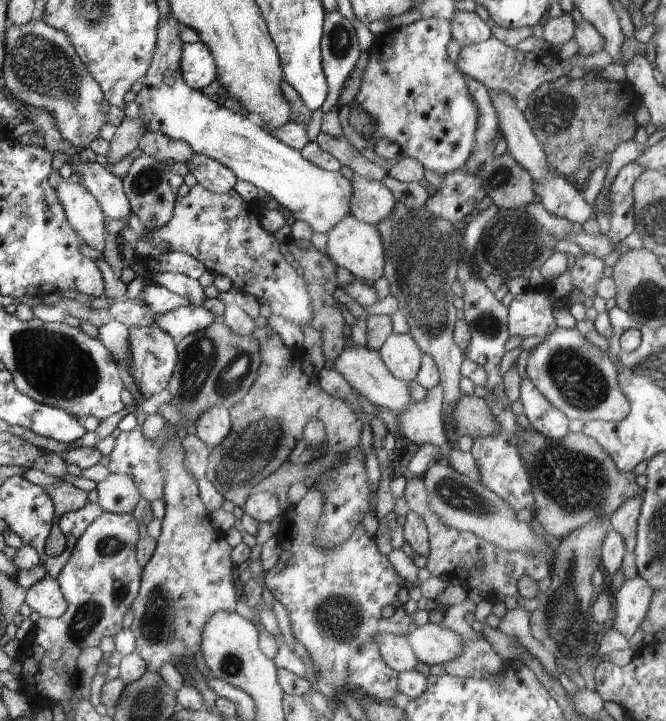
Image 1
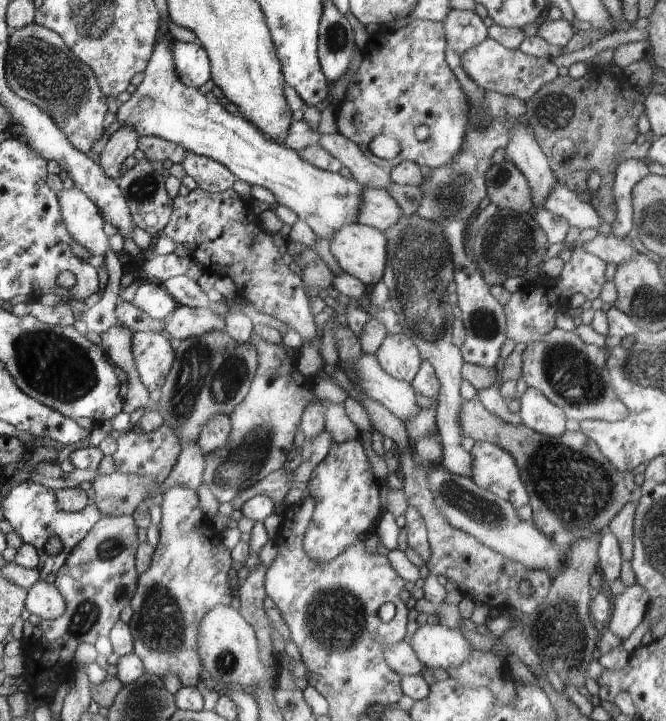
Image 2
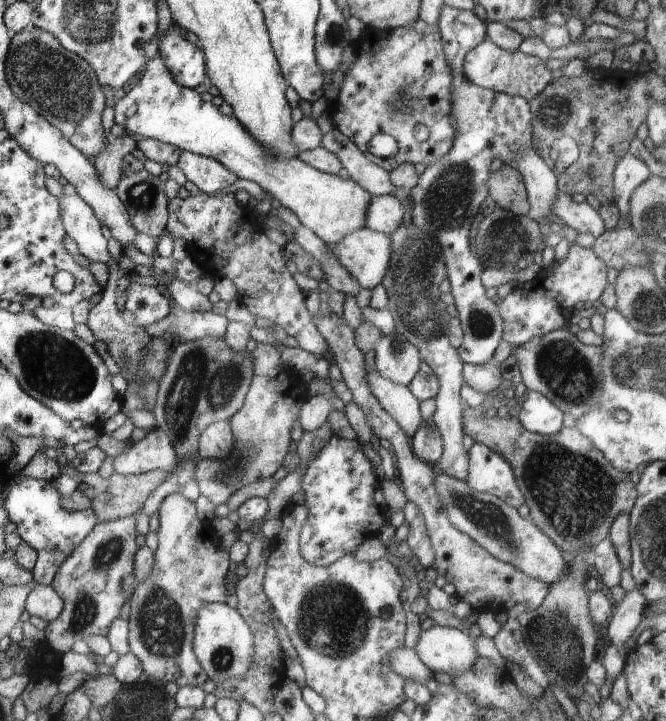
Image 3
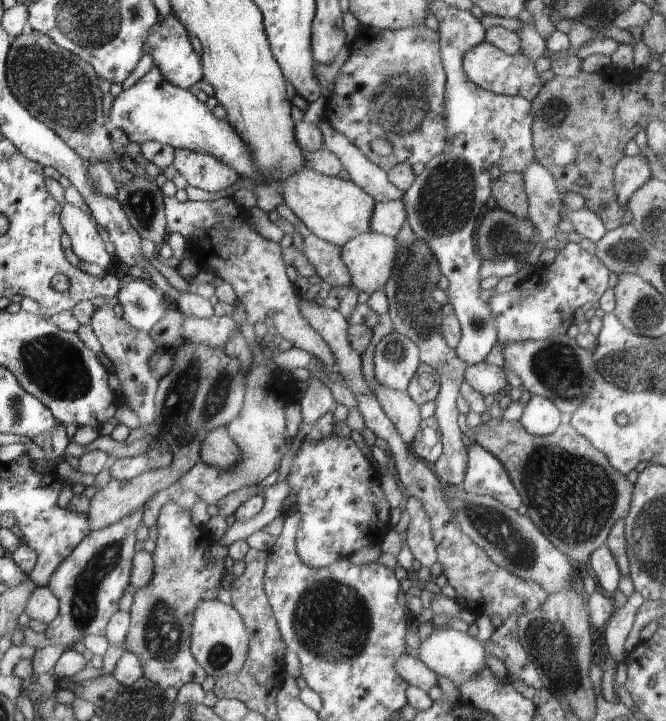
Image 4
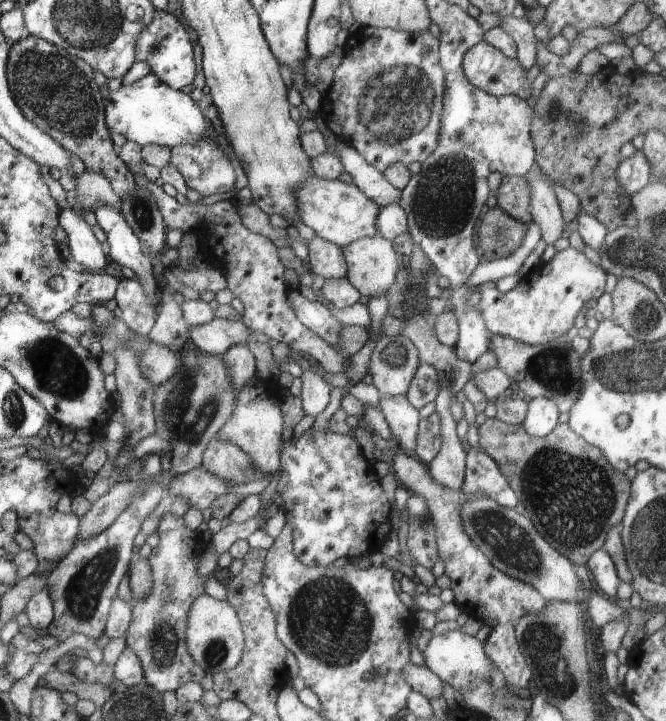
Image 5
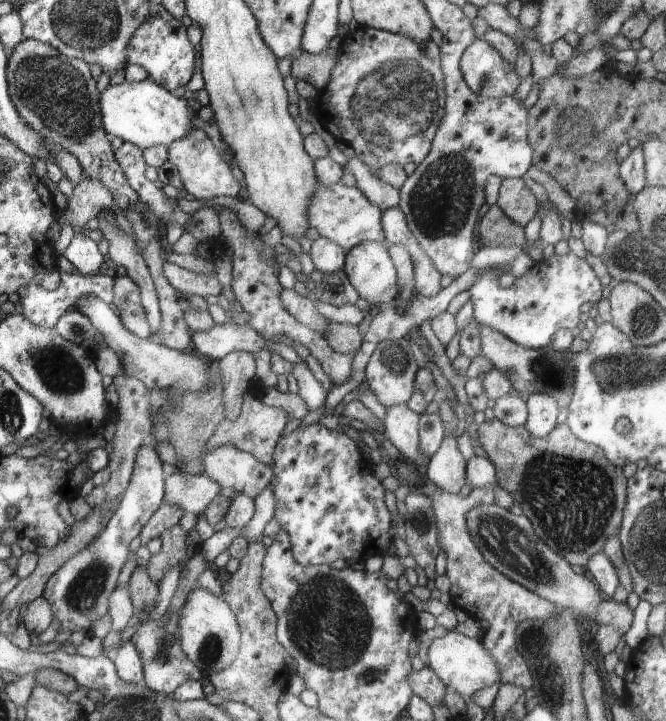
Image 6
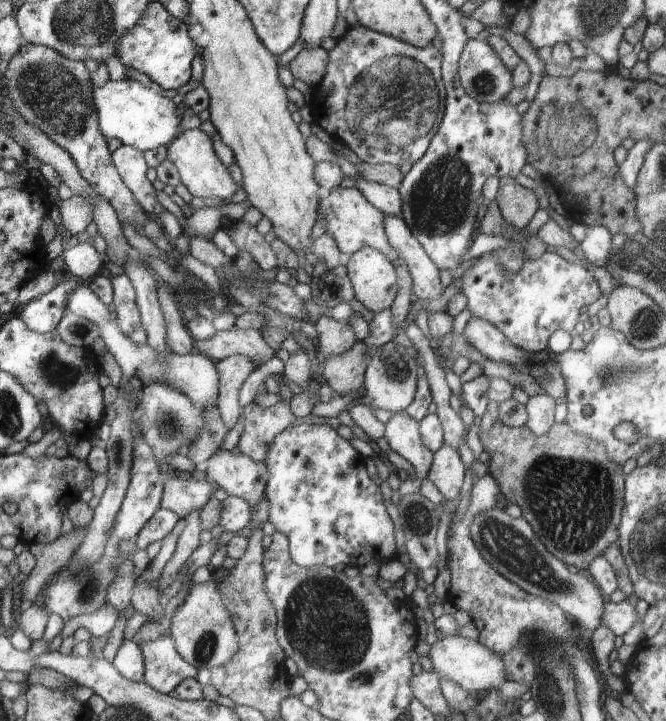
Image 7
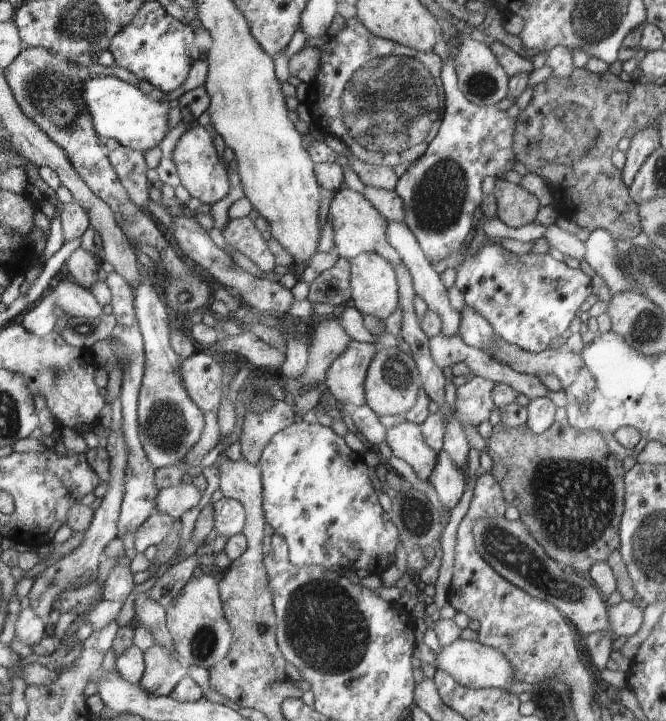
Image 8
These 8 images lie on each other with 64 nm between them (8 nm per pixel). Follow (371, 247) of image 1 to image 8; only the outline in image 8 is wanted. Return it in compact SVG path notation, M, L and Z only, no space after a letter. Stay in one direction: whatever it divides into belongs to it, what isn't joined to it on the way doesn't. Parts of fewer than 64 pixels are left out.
M362 252L349 260L351 267L351 294L355 308L365 315L374 315L381 320L387 319L398 306L398 278L396 269L385 260L384 257L375 253Z

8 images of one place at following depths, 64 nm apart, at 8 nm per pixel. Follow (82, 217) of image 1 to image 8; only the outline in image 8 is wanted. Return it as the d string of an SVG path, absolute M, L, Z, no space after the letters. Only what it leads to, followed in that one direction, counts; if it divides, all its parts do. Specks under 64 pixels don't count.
M78 248L70 254L66 262L68 272L74 278L73 282L82 286L86 291L94 292L95 285L107 274L101 269L103 263L95 254Z

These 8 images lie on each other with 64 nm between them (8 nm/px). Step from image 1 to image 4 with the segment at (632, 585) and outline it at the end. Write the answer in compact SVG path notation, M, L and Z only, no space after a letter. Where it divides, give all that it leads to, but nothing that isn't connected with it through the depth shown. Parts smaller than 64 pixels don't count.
M635 591L622 608L616 608L613 616L609 619L604 632L604 638L608 645L609 654L618 662L623 663L626 659L627 652L624 644L637 618L637 612L641 608L645 599Z

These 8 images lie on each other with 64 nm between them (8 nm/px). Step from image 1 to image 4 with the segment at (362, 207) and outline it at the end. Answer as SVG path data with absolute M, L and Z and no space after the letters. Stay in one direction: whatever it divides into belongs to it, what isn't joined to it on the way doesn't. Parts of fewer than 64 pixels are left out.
M402 200L375 204L370 228L374 233L396 237L406 222L407 213Z

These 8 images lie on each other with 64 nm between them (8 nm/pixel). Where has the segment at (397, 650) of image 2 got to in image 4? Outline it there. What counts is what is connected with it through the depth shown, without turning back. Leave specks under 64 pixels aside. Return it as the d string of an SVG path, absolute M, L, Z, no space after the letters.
M408 653L397 658L395 670L403 681L424 692L438 684L438 676L429 670L423 661L413 658Z

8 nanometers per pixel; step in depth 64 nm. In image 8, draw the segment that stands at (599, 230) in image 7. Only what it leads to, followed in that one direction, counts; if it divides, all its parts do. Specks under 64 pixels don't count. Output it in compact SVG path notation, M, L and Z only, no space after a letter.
M594 229L585 242L584 259L605 280L610 294L632 291L633 283L620 271L615 258L615 239L606 229Z

